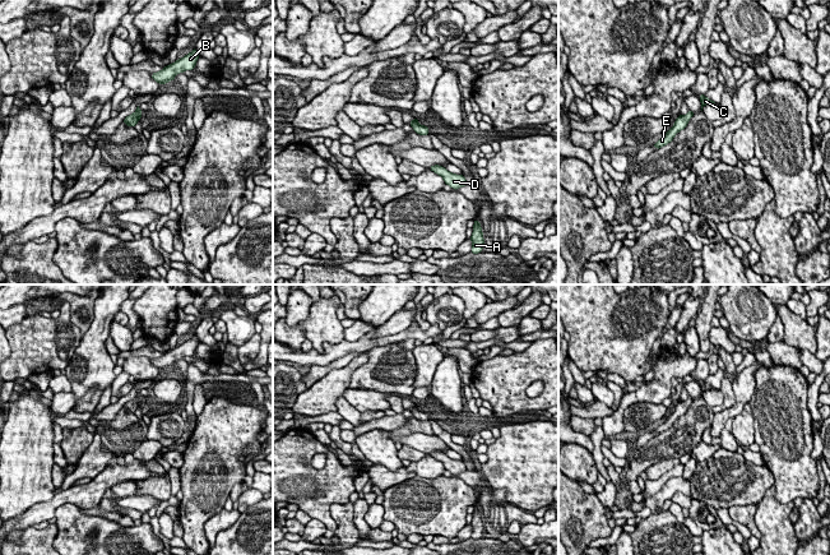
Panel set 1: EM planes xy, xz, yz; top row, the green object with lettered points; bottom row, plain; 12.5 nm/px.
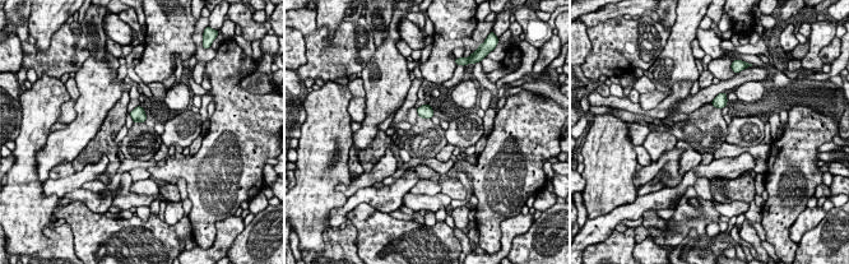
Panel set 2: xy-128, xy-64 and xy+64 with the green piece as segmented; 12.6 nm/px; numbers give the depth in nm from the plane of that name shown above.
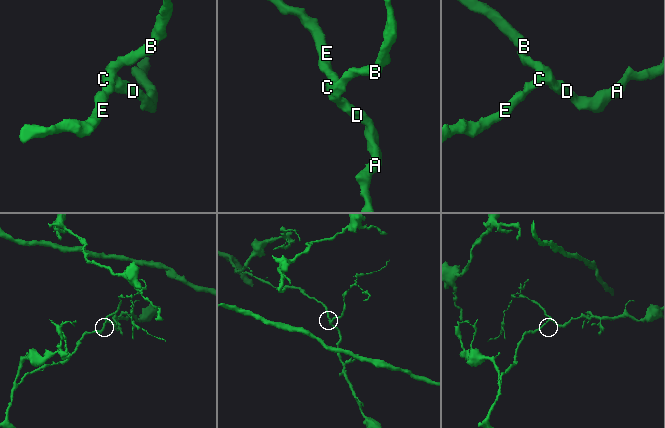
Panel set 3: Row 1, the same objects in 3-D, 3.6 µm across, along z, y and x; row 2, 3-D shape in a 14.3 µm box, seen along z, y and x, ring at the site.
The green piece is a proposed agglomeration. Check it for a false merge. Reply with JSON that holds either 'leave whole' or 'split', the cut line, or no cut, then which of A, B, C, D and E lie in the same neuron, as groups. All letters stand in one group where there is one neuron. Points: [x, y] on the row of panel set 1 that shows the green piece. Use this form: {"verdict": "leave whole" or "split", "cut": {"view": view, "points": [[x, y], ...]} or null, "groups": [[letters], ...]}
{"verdict": "leave whole", "cut": null, "groups": [["A", "B", "C", "D", "E"]]}

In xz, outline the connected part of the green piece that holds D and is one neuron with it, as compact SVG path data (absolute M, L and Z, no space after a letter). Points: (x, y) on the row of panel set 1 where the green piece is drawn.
M435 165L431 166L430 170L440 175L444 179L445 184L451 186L454 190L467 185L467 180L463 175L451 174L445 167Z

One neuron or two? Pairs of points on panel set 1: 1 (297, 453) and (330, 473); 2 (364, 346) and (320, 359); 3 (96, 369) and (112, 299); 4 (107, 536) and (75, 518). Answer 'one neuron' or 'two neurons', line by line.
1: one neuron
2: one neuron
3: one neuron
4: one neuron

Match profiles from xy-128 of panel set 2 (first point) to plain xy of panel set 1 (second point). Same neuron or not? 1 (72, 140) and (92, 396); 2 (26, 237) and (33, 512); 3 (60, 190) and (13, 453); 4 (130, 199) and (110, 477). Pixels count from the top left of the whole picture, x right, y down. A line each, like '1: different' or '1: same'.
1: different
2: different
3: different
4: different

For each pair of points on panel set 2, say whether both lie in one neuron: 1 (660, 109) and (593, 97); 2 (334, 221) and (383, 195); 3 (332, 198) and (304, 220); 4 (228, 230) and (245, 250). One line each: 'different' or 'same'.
1: same
2: same
3: same
4: different

